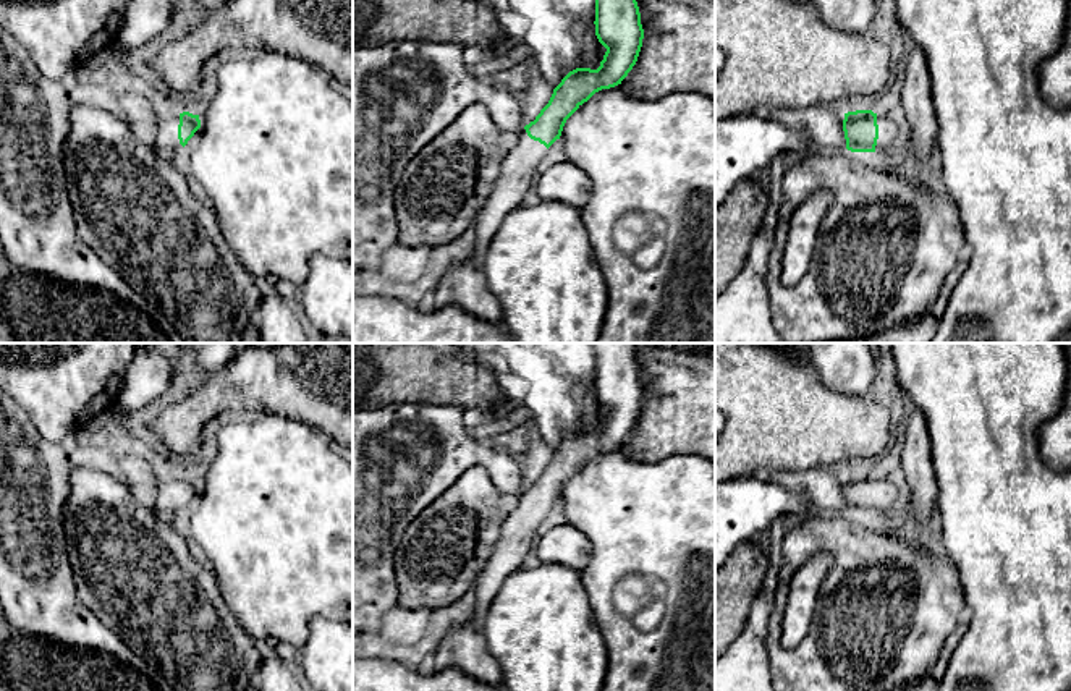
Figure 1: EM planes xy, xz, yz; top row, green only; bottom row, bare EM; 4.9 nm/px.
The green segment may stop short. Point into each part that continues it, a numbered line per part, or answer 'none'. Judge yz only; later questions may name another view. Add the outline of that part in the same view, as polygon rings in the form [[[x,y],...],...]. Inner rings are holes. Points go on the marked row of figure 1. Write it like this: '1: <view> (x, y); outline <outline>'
1: yz (887, 130); outline [[[877,112],[877,125],[878,125],[878,139],[877,139],[875,150],[883,150],[896,139],[898,128],[882,112]]]

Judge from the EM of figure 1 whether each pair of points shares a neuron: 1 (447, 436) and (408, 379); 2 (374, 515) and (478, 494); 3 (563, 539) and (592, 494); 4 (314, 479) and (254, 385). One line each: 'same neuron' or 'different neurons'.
1: different neurons
2: different neurons
3: different neurons
4: different neurons

